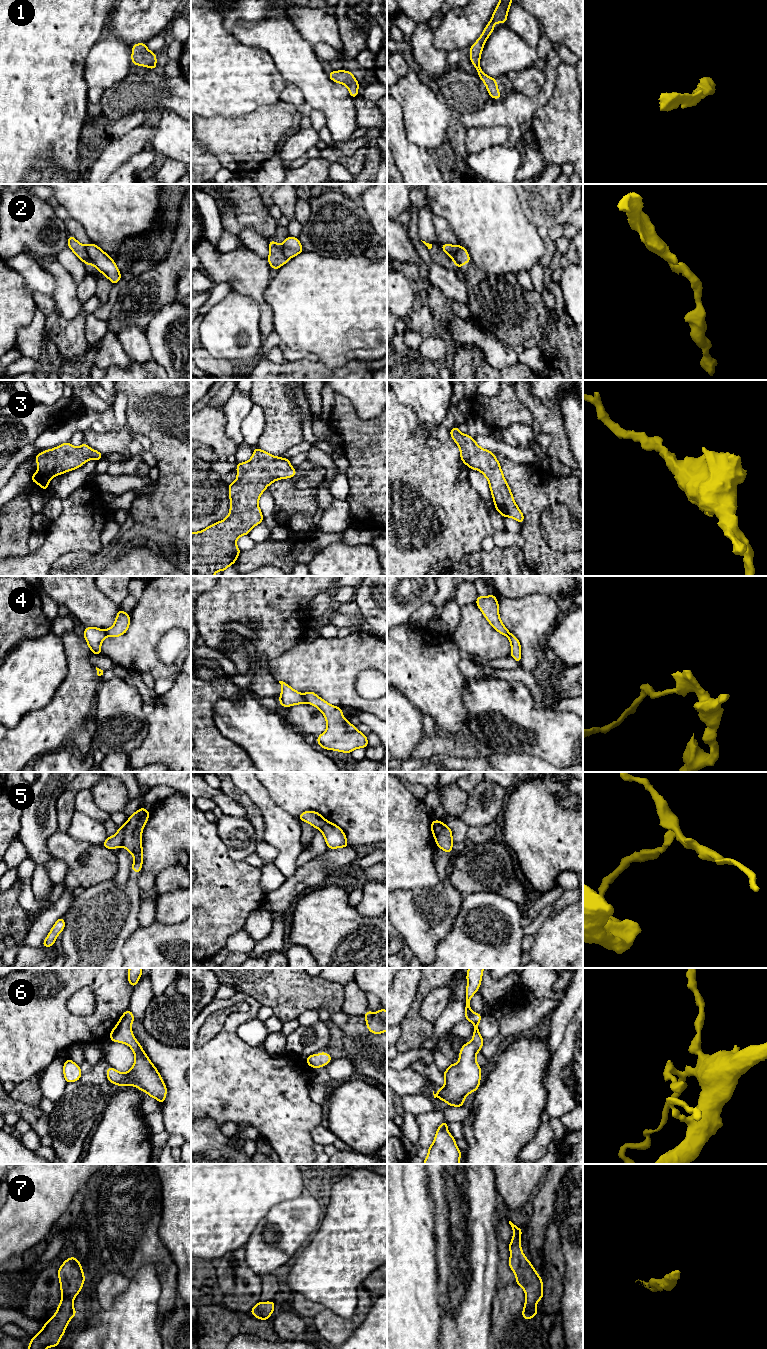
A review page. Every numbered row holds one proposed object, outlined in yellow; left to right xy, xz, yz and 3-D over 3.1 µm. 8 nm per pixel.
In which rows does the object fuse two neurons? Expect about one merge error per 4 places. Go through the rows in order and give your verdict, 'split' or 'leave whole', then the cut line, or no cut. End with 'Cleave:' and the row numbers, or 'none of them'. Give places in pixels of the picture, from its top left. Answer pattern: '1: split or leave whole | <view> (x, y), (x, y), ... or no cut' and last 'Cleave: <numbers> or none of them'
1: leave whole | no cut
2: split | xy (85, 246), (91, 263)
3: leave whole | no cut
4: leave whole | no cut
5: split | xy (126, 824), (121, 846)
6: leave whole | no cut
7: leave whole | no cut
Cleave: 2, 5

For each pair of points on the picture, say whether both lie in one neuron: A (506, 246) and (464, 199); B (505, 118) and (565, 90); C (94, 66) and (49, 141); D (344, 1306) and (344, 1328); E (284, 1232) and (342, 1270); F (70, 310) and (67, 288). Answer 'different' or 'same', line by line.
A: same
B: different
C: different
D: different
E: different
F: same

